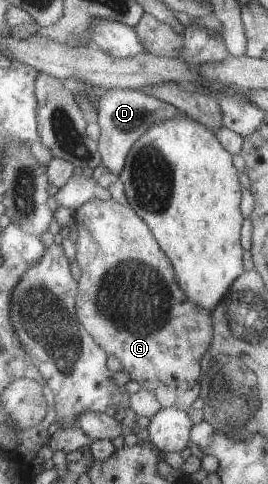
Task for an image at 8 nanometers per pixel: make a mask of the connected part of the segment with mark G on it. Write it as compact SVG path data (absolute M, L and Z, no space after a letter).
M95 198L79 206L75 212L75 224L78 232L76 250L78 266L82 272L77 296L78 320L81 320L84 328L97 340L99 345L102 345L103 349L106 349L108 354L114 354L120 360L124 370L130 374L130 378L136 380L142 388L153 392L161 400L164 407L176 407L183 411L188 410L202 396L201 362L206 352L213 346L213 338L215 337L214 322L212 322L213 313L199 307L189 299L186 292L182 292L182 288L180 288L180 284L176 280L176 274L174 274L173 261L160 248L158 239L155 234L152 234L152 229L148 226L148 223L130 205L120 204L114 198L109 201Z

